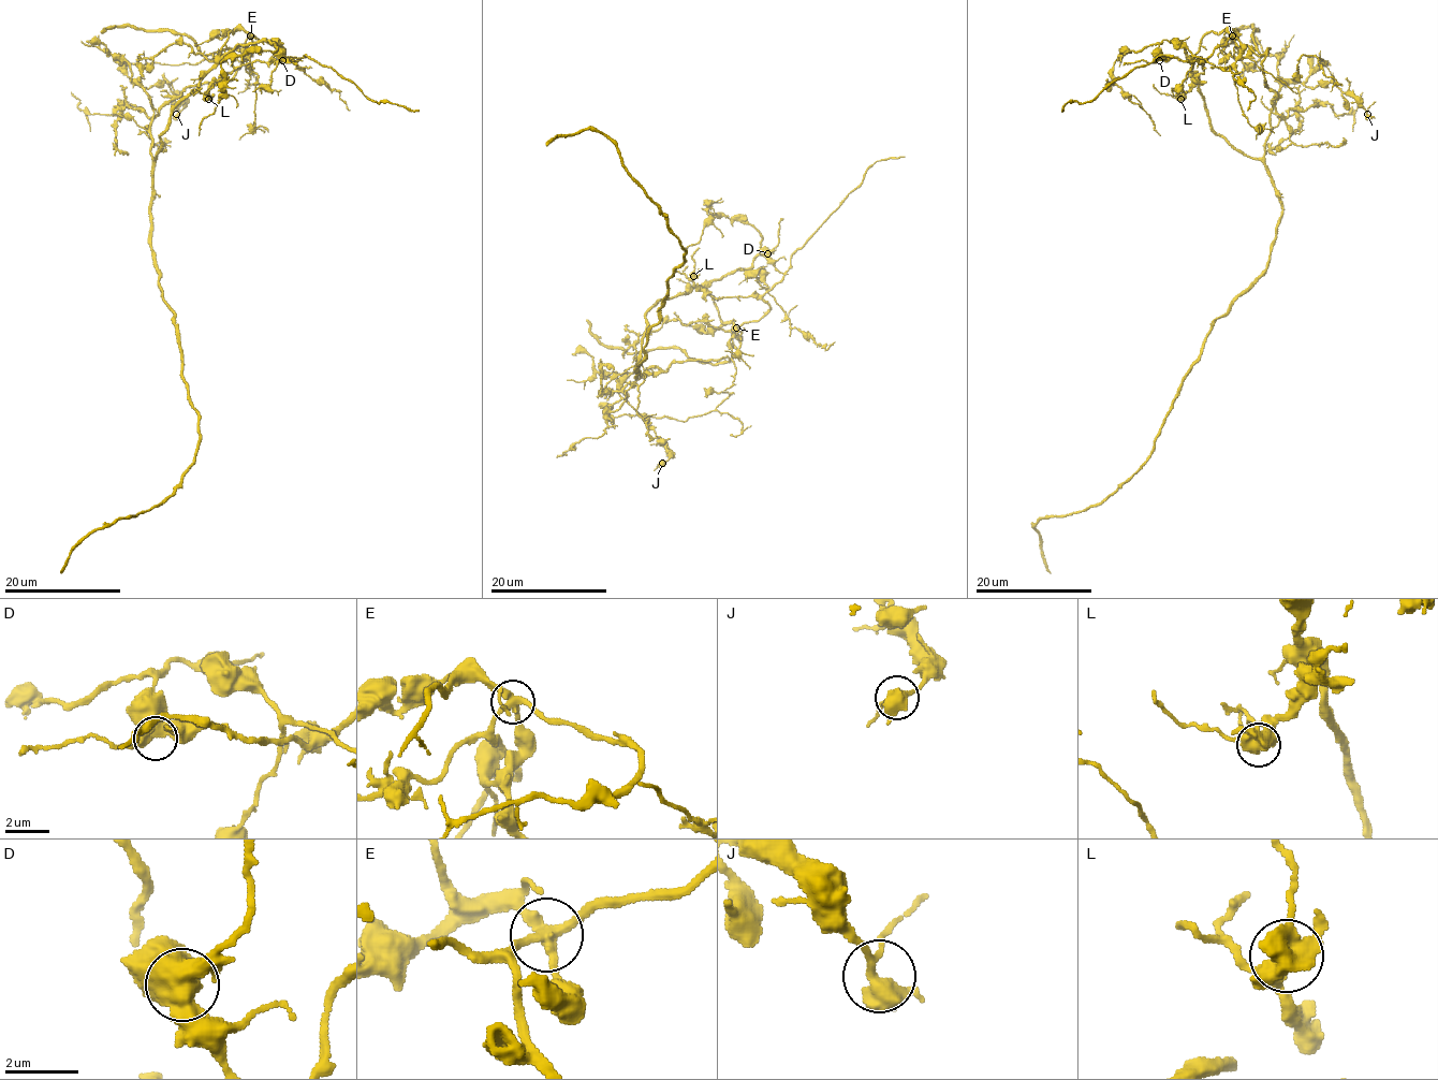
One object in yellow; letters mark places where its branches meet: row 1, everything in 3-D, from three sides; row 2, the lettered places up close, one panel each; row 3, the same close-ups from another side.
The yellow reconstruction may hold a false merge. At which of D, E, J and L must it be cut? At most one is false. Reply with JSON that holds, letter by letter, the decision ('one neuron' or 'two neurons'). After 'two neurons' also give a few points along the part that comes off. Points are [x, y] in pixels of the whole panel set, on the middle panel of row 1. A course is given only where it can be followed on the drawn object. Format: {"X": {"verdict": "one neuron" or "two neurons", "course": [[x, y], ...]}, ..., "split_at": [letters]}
{"D": {"verdict": "one neuron"}, "E": {"verdict": "two neurons", "course": [[736, 327], [730, 360], [650, 367], [622, 390], [626, 400], [606, 413], [604, 434], [556, 456]]}, "J": {"verdict": "one neuron"}, "L": {"verdict": "one neuron"}, "split_at": ["E"]}

